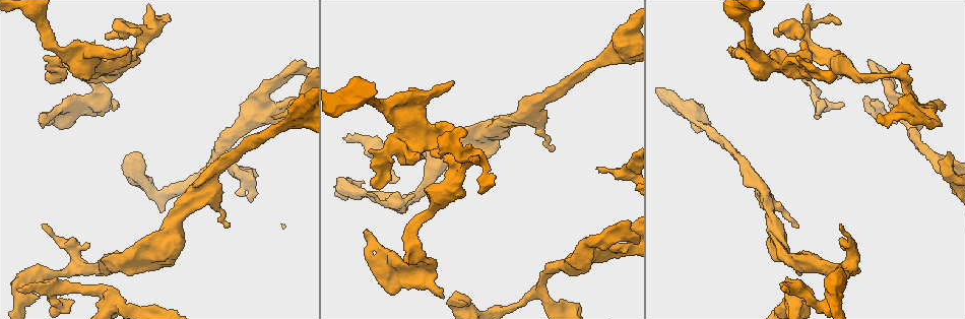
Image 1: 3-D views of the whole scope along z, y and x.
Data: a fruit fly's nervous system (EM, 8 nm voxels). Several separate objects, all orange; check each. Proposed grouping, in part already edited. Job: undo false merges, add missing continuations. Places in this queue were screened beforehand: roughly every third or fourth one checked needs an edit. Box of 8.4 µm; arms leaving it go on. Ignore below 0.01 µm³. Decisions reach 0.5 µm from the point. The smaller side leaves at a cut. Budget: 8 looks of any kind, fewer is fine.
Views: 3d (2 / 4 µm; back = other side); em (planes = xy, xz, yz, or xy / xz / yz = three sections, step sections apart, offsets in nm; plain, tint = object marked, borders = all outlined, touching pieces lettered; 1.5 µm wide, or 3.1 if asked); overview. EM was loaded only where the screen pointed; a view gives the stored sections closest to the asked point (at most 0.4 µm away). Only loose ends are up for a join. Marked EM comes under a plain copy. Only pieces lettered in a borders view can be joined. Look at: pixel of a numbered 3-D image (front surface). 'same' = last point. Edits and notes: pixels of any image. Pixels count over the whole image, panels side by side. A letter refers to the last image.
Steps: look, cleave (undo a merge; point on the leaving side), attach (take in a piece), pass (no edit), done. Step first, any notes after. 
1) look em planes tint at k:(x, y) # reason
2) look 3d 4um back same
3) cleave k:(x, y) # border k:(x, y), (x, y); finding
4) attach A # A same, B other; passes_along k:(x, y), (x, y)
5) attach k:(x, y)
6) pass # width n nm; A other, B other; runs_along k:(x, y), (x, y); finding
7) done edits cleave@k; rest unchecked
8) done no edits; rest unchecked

look 3d 4um at 1:(814, 117) # thin end

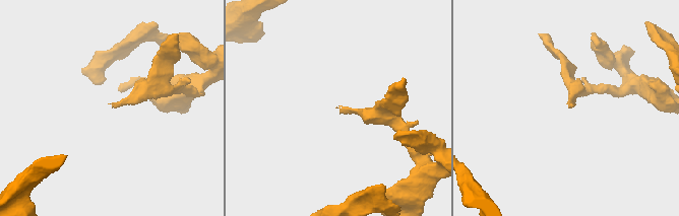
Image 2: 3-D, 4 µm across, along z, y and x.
look em yz step 8 tint at 2:(112, 104)

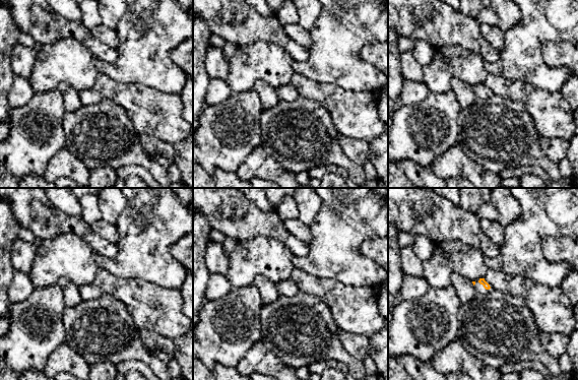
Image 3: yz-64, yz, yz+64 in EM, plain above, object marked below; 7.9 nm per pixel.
look em planes borders same # cut it another way

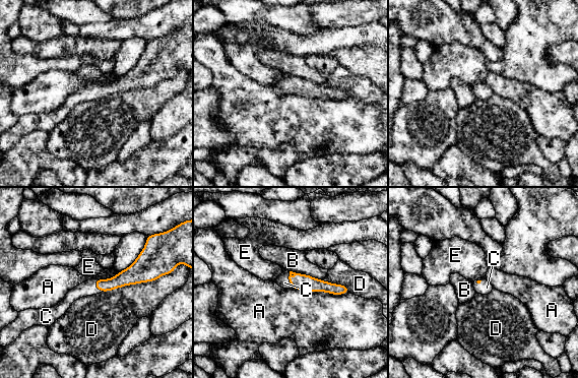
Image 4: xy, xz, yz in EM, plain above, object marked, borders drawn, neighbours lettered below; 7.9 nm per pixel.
attach C # A other, B other, C same, D other, E other; passes_along 4:(302, 281), (288, 278), (282, 280); the neuron continues

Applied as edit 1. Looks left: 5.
look overview # redraw

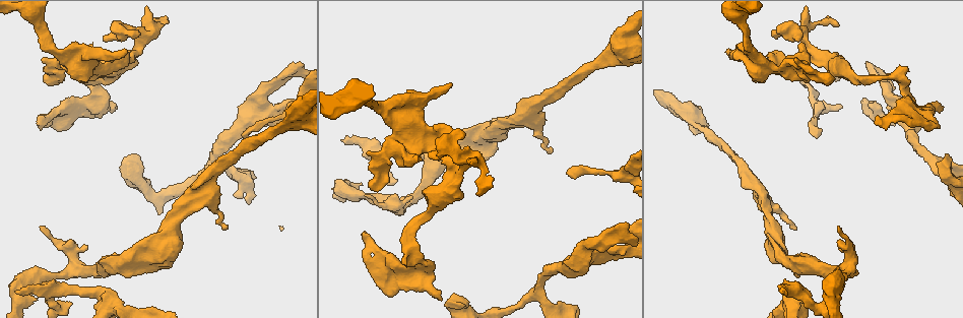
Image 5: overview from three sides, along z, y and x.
look em planes borders at 5:(551, 149) # an open end

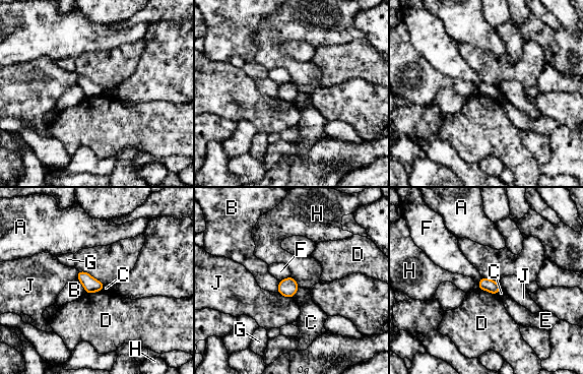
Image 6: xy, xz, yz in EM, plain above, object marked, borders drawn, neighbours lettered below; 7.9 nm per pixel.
pass # A other, B other, C other, D other, E other, F other, G other, H other, J other; border 6:(478, 288), (497, 295); none of them fits

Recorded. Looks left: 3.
look em xz step 4 tint at 5:(40, 227) # free end

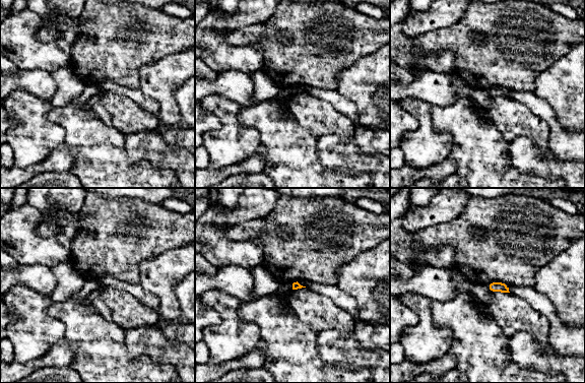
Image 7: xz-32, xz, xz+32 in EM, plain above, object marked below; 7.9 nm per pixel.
look em planes borders same

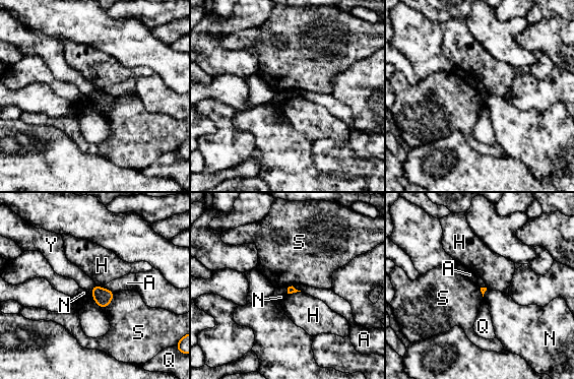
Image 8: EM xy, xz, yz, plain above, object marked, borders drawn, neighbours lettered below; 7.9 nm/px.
pass # A other, H other, N other, Q other, S other, Y other; border 8:(96, 285), (90, 289); no lettered piece goes on from it

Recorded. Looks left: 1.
done edits attach@4; rest unchecked

